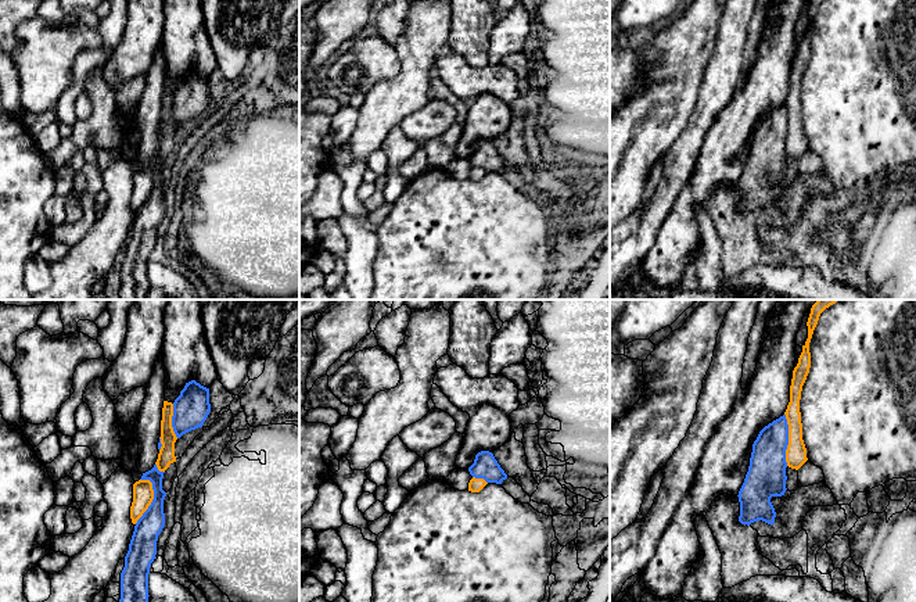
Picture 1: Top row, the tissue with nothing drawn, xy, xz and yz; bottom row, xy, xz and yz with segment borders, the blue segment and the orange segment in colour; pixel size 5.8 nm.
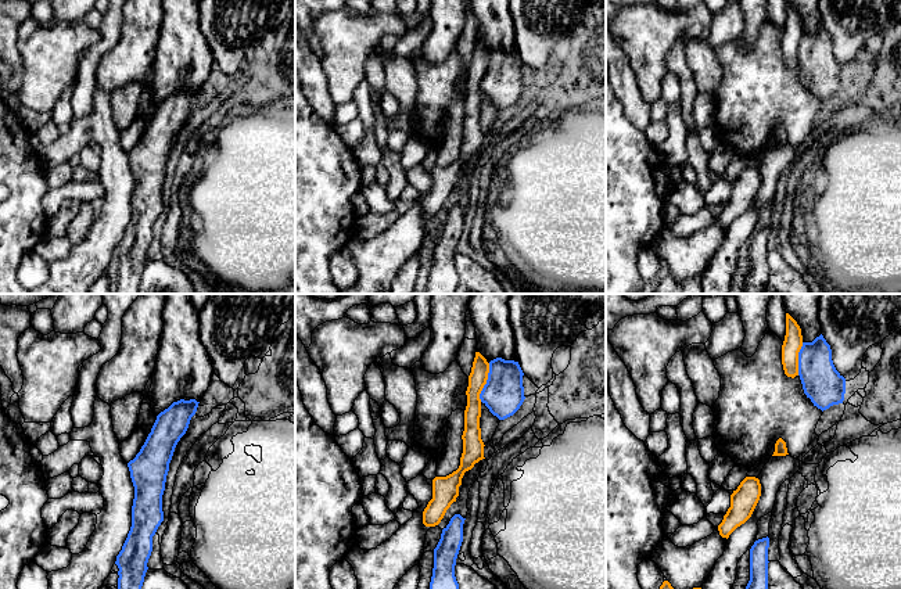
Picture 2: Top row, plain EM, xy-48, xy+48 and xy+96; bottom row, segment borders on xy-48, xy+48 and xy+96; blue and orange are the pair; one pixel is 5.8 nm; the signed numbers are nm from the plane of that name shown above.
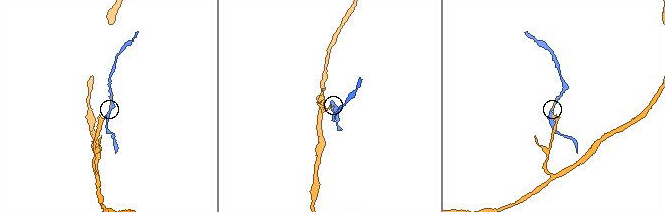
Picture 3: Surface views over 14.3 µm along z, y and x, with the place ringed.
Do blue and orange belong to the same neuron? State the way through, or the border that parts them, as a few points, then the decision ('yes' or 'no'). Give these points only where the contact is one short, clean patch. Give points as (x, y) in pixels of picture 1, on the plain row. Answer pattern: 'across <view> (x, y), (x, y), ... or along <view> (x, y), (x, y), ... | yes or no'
no

